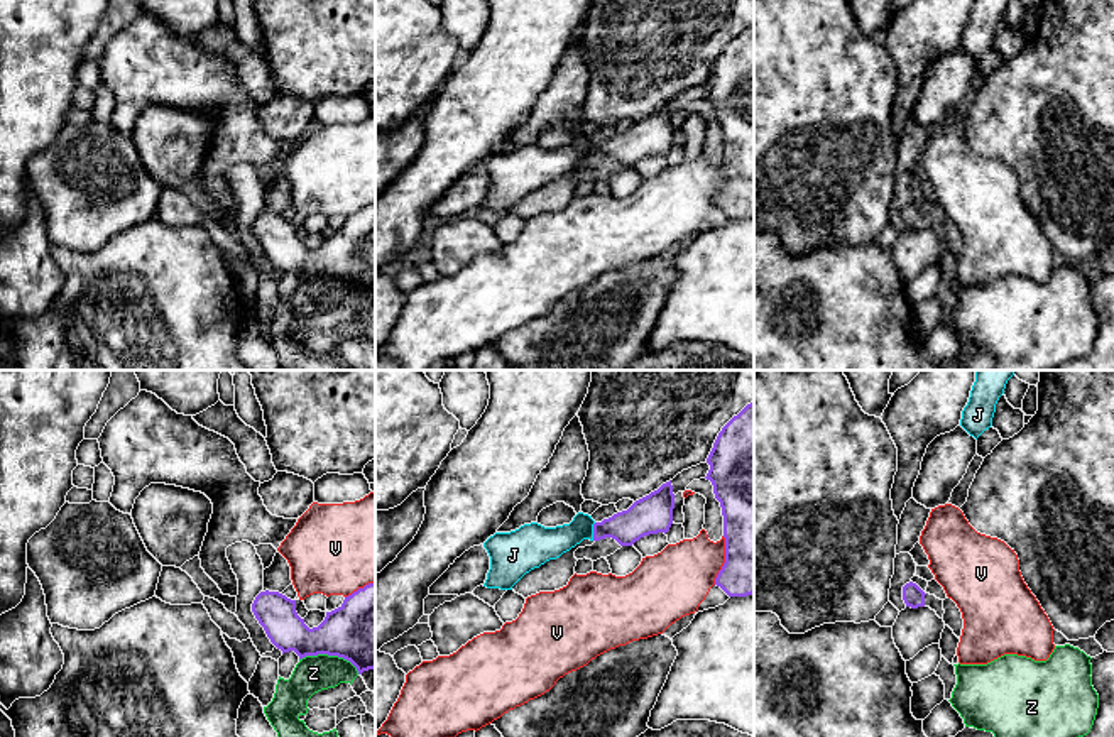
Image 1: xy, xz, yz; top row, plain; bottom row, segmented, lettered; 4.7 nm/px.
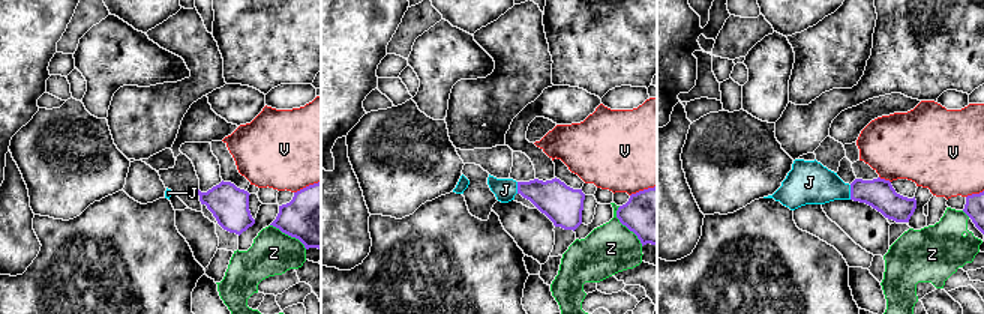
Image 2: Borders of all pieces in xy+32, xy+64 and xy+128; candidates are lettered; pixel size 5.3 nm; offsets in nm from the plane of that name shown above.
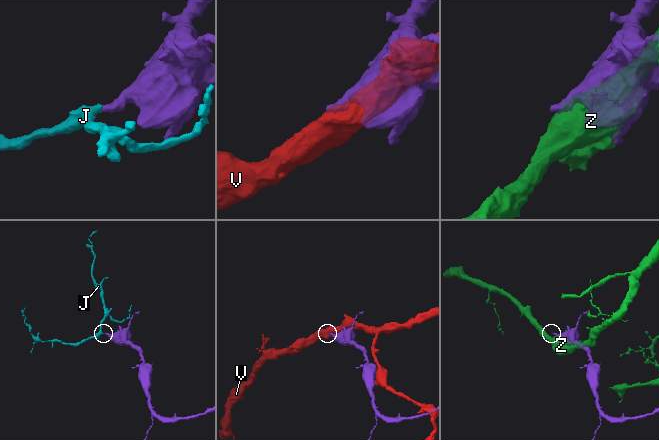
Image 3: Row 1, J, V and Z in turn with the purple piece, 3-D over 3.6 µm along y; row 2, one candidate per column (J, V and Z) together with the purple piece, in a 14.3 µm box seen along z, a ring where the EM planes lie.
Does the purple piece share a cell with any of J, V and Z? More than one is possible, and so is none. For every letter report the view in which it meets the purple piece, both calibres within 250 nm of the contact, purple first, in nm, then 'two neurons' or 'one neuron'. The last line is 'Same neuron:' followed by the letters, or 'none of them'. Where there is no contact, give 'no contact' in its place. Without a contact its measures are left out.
J: contact in xz; calibres 170 and 160 nm; one neuron
V: contact in xz; calibres 280 and 320 nm; two neurons
Z: contact in xy; calibres 380 and 180 nm; two neurons
Same neuron: J

